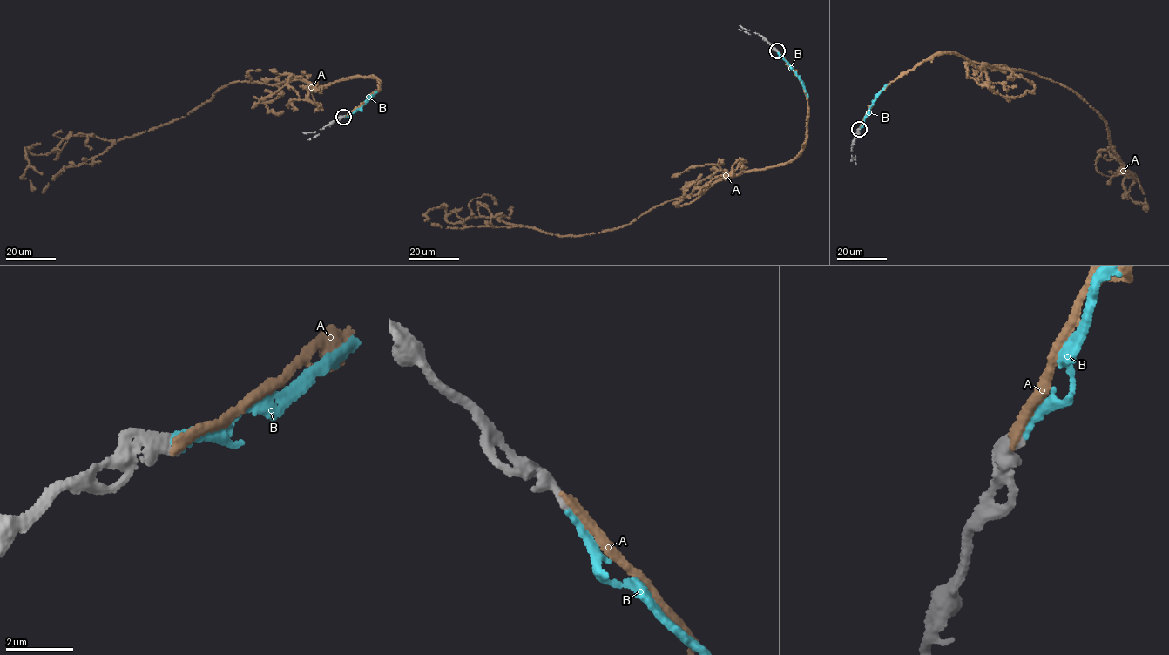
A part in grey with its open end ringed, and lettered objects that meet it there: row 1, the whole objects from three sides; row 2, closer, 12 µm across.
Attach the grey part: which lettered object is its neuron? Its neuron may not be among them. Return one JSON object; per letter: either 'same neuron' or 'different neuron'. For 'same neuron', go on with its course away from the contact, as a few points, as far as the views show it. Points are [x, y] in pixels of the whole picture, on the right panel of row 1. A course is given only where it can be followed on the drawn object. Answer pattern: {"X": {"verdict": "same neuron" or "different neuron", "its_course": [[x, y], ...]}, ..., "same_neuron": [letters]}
{"A": {"verdict": "different neuron"}, "B": {"verdict": "same neuron", "its_course": [[859, 129], [887, 84]]}, "same_neuron": ["B"]}

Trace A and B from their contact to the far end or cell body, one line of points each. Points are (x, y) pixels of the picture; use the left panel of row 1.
A: (343, 117), (379, 91), (375, 77), (233, 82), (131, 137), (74, 135), (38, 155), (26, 147), (32, 192)
B: (343, 117), (355, 111), (376, 91)

